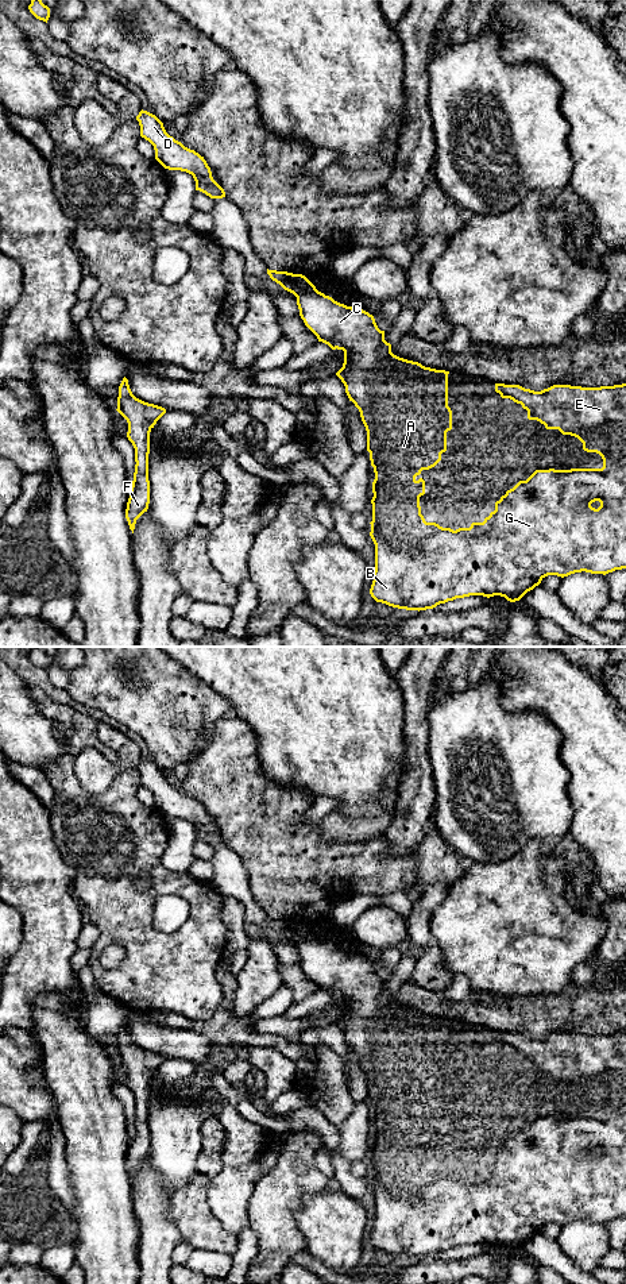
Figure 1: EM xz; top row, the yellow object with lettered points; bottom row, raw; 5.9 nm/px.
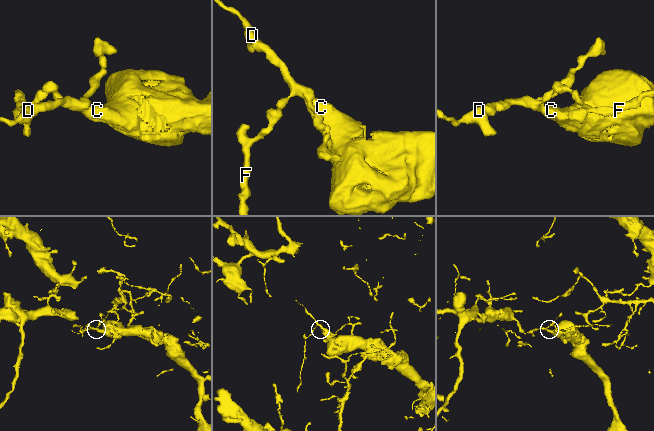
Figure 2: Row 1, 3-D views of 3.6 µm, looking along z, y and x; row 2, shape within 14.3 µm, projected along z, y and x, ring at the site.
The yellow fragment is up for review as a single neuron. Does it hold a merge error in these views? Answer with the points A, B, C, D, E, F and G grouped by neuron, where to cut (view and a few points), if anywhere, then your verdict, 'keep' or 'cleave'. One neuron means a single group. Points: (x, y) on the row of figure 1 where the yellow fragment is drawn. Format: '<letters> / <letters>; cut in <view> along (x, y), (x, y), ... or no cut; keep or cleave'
A B C E G / D F; cut in xz along (316, 289), (297, 297); cleave

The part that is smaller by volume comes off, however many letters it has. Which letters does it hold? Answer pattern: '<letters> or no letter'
D, F

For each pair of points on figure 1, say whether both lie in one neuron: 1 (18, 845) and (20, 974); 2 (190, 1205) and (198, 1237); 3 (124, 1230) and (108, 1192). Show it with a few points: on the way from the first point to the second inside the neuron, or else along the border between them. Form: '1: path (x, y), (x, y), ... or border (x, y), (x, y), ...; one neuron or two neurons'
1: path (33, 878), (35, 886), (35, 941); one neuron
2: path (192, 1213), (198, 1229); one neuron
3: path (115, 1221), (108, 1214), (108, 1202); one neuron

